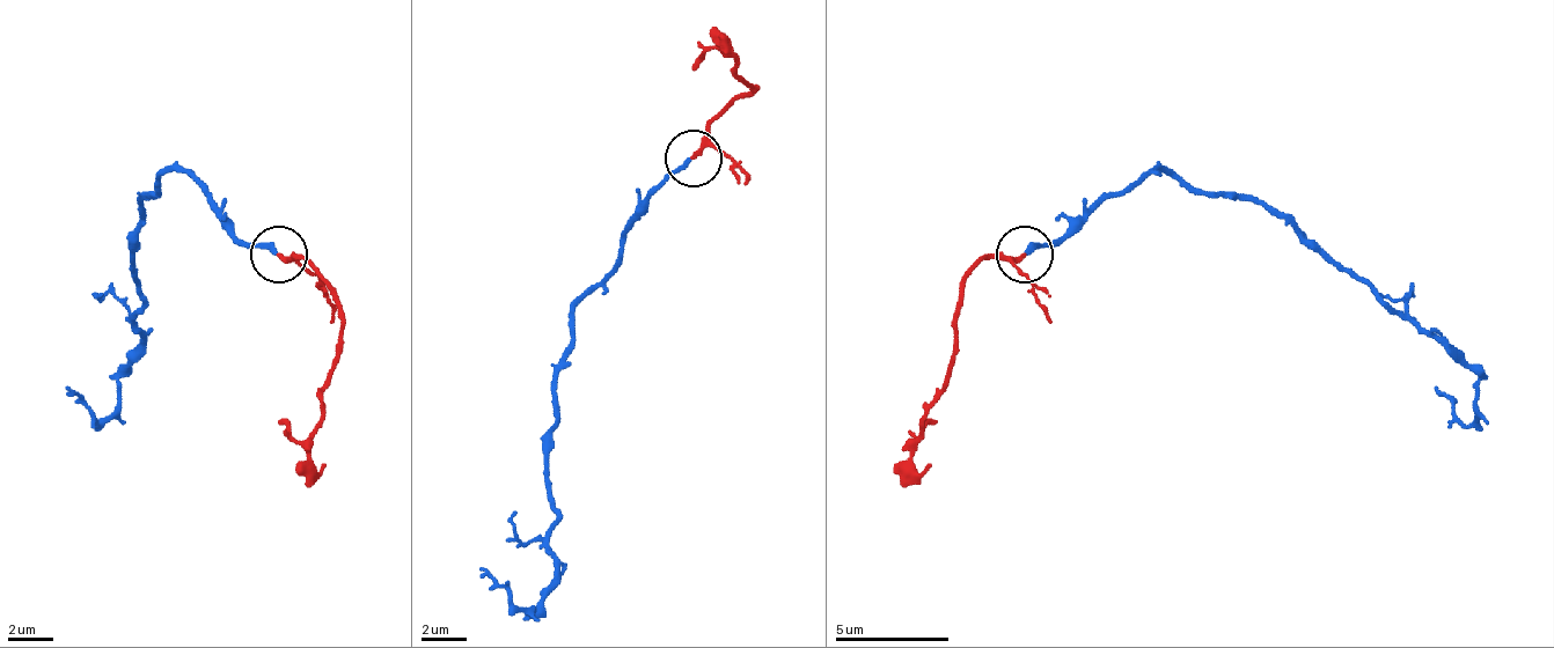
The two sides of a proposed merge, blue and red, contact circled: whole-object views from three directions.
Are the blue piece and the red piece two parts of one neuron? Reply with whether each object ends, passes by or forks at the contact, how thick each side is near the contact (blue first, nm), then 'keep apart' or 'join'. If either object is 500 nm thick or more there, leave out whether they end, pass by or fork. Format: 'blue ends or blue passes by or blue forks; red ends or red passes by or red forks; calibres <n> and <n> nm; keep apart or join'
blue ends; red passes by; calibres 240 and 150 nm; join

